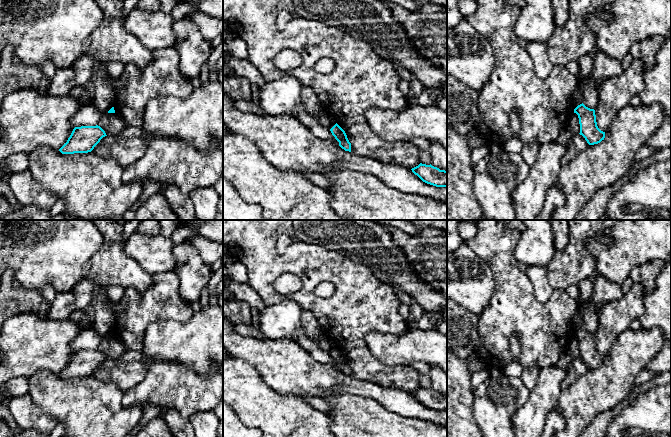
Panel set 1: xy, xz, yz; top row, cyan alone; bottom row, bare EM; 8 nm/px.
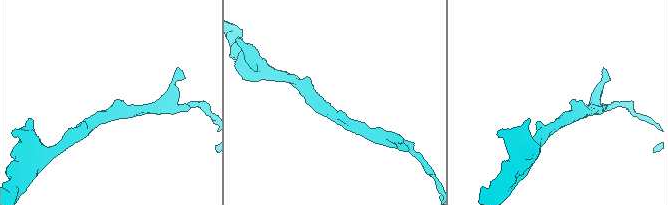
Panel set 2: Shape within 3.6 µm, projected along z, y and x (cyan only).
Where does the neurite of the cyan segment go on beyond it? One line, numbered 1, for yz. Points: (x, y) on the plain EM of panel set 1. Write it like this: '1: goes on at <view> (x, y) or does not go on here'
1: does not go on here

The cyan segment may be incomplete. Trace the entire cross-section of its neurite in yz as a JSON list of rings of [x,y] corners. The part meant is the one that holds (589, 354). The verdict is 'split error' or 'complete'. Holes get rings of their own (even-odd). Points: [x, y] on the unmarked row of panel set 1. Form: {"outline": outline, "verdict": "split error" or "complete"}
{"outline": [[[583,327],[574,333],[578,339],[580,348],[580,359],[589,369],[600,367],[605,362],[605,356],[601,355],[596,346],[595,334],[586,331]]], "verdict": "complete"}

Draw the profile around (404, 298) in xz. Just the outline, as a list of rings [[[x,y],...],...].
[[[392,286],[392,288],[393,288],[394,293],[397,295],[399,301],[401,303],[406,304],[410,308],[412,298],[408,294],[402,292],[398,287]]]

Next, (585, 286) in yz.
[[[597,269],[593,271],[593,273],[582,280],[578,284],[579,292],[580,292],[580,302],[578,303],[578,308],[576,313],[573,315],[572,319],[569,322],[569,326],[572,329],[573,333],[575,333],[578,329],[582,328],[582,311],[583,307],[586,303],[591,300],[593,284],[595,279],[600,275]]]

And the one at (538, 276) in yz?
[[[531,265],[527,267],[525,273],[532,283],[536,300],[542,304],[548,302],[554,292],[548,281],[548,268]]]

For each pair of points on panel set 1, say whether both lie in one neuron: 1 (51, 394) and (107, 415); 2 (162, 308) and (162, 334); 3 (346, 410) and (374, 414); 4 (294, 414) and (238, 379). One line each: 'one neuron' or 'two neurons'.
1: one neuron
2: two neurons
3: one neuron
4: one neuron

